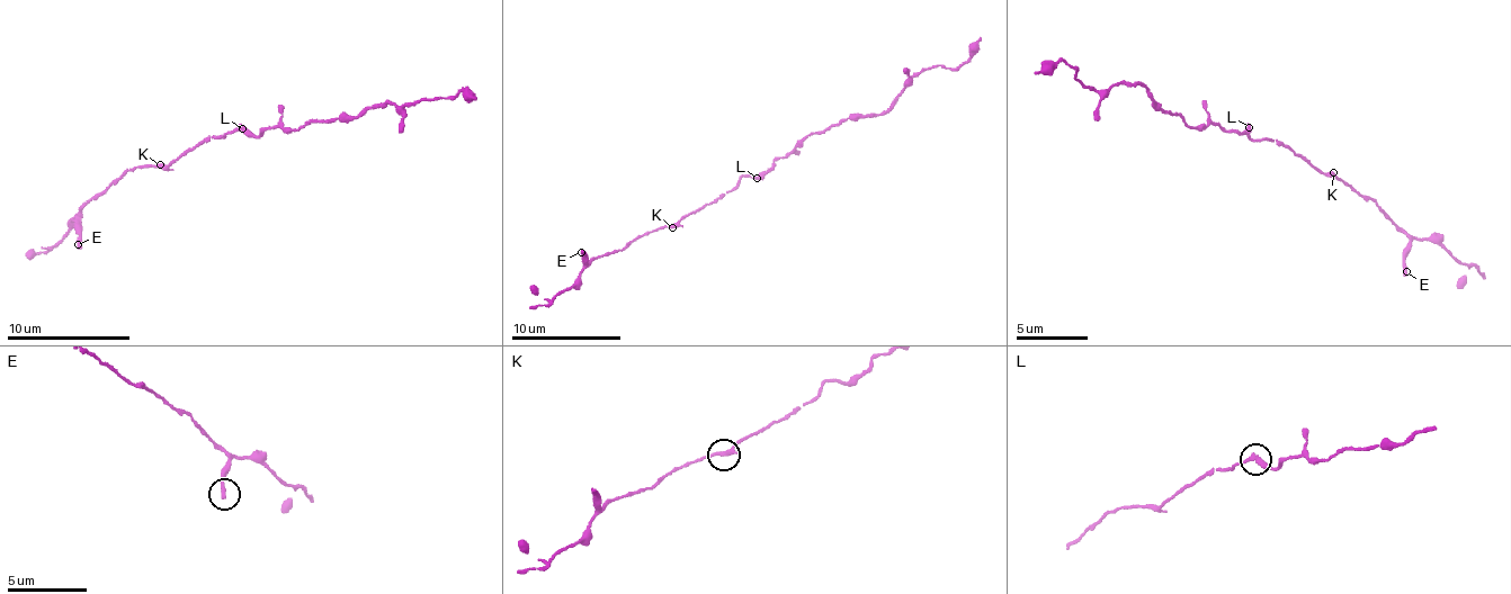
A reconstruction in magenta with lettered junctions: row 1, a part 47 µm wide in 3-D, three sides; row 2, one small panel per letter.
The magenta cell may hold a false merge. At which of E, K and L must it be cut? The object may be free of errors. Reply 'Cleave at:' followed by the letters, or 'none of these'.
Cleave at: none of these

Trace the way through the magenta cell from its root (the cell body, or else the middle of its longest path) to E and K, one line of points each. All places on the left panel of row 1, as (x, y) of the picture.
E: (243, 134), (228, 131), (223, 137), (198, 142), (168, 165), (127, 169), (85, 203), (78, 244)
K: (243, 134), (240, 131), (228, 131), (223, 137), (198, 142), (168, 165), (160, 164)

